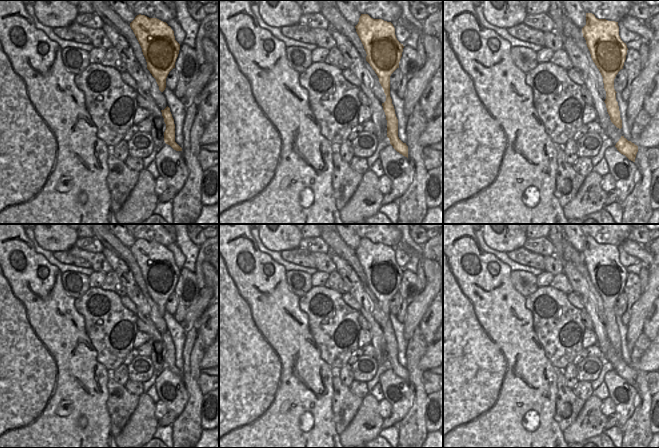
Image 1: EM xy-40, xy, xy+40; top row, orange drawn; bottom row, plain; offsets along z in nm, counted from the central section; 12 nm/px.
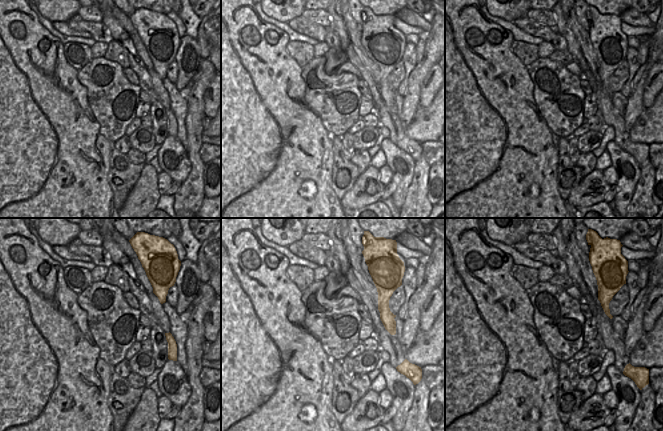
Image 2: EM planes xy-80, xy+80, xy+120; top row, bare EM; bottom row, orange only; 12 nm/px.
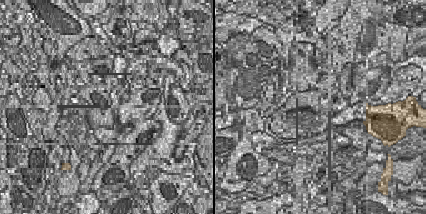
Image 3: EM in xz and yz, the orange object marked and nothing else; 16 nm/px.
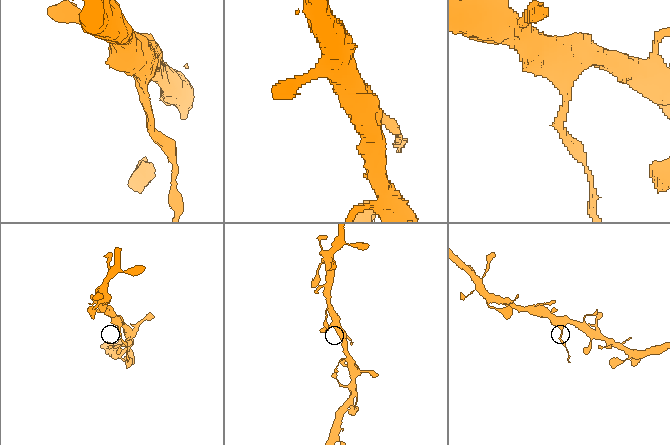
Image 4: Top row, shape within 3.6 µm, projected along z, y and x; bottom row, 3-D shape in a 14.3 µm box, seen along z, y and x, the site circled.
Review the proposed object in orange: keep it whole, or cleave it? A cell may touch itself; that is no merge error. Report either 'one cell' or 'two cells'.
two cells

